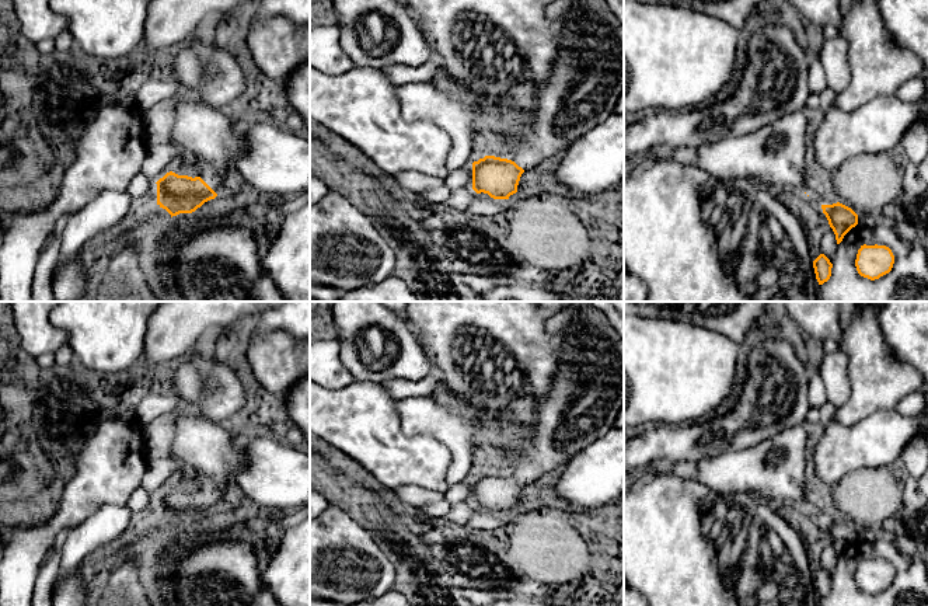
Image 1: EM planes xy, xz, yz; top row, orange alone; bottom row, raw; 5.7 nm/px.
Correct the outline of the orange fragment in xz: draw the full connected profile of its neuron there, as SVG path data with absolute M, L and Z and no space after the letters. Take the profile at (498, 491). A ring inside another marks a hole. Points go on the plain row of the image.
M566 302L564 310L547 316L545 327L550 335L561 339L551 390L534 400L531 425L521 422L488 446L491 469L472 477L472 504L493 513L509 513L517 506L526 484L569 464L592 442L603 438L615 426L617 414L624 405L624 339L608 316L592 302Z

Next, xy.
M177 407L168 412L175 425L168 459L178 464L178 473L193 478L199 490L192 492L172 485L157 498L157 519L171 532L192 527L205 516L221 508L230 483L245 466L248 431L231 435L219 424L189 414Z

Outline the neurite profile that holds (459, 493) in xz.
M472 477L449 487L443 494L444 499L451 505L472 502Z

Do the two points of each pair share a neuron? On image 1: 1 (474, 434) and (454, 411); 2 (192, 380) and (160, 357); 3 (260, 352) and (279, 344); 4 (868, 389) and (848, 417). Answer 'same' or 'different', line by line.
1: same
2: different
3: same
4: same

